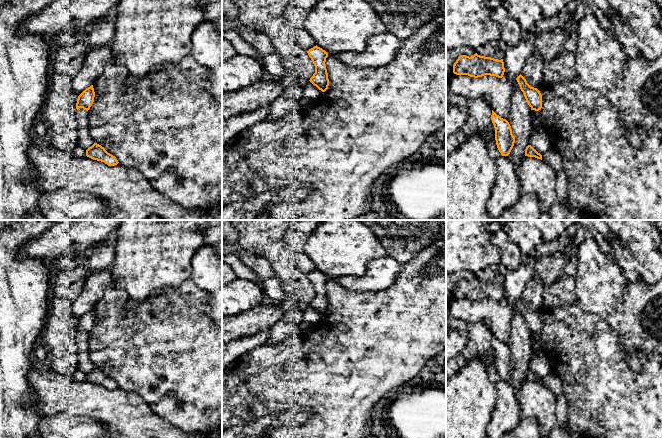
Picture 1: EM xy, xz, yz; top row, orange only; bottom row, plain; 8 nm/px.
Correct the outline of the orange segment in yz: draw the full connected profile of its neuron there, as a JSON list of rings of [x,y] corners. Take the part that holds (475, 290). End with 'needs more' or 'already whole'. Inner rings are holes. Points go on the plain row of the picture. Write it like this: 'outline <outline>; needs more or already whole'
outline [[[475,277],[469,281],[460,279],[453,289],[453,297],[456,299],[468,299],[478,302],[484,299],[502,302],[505,296],[503,283],[480,280]]]; already whole

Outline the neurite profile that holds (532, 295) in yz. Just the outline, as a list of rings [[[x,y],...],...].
[[[533,275],[521,295],[521,299],[531,311],[537,312],[540,308],[543,290],[544,285],[542,280],[538,276]]]

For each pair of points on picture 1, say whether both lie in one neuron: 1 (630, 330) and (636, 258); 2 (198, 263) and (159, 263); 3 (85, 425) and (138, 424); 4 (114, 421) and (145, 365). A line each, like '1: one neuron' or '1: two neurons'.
1: two neurons
2: two neurons
3: two neurons
4: two neurons

